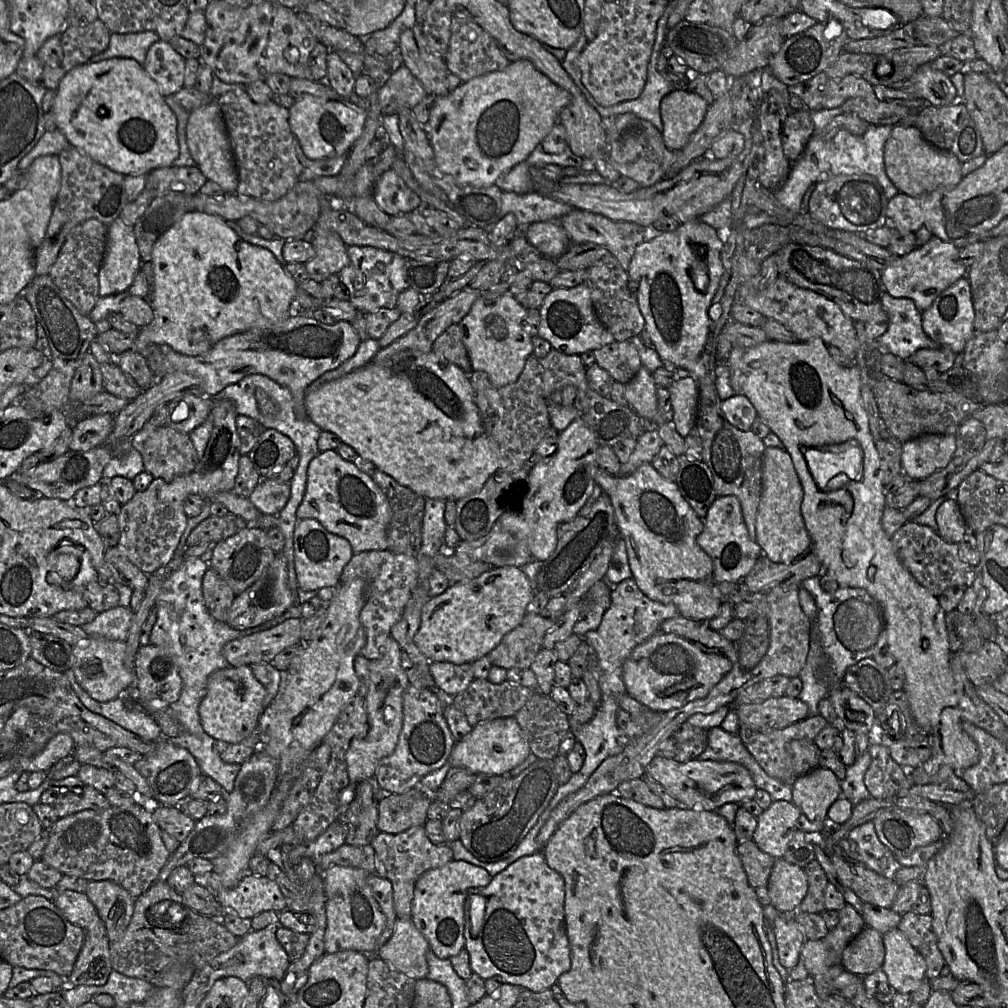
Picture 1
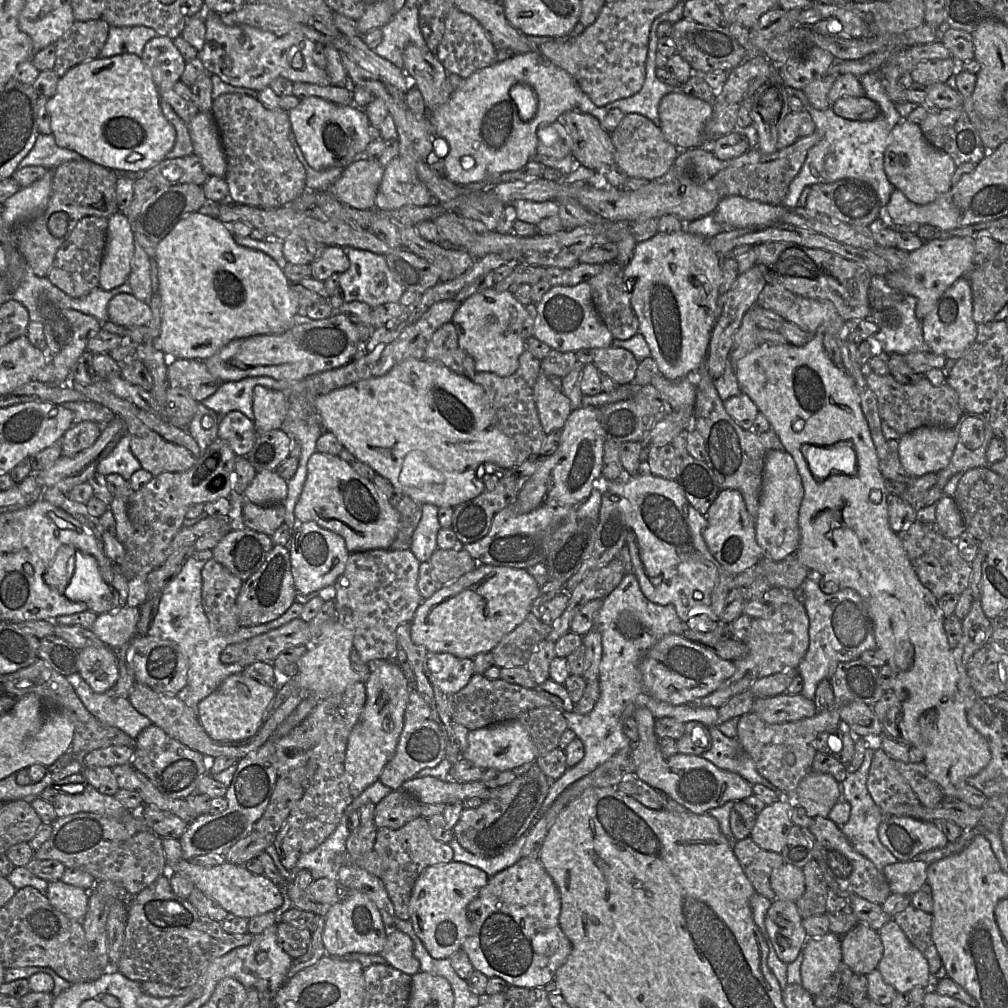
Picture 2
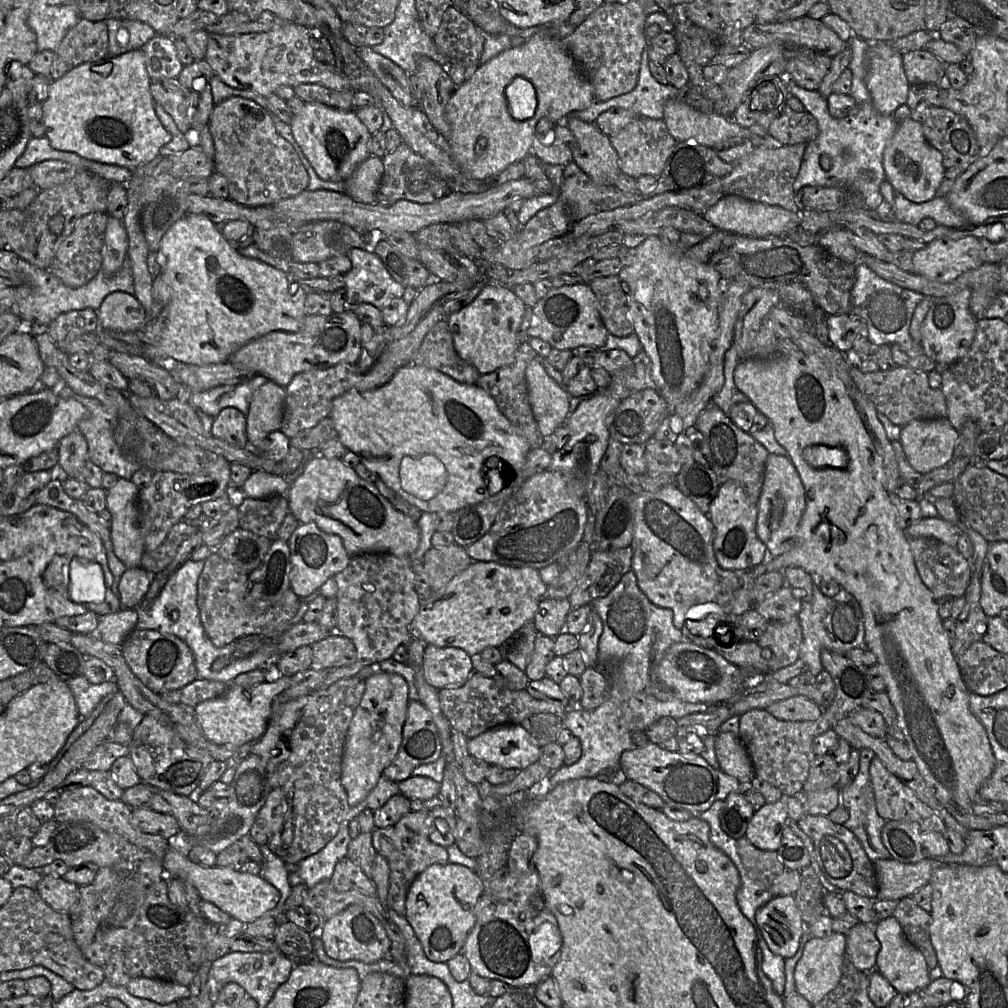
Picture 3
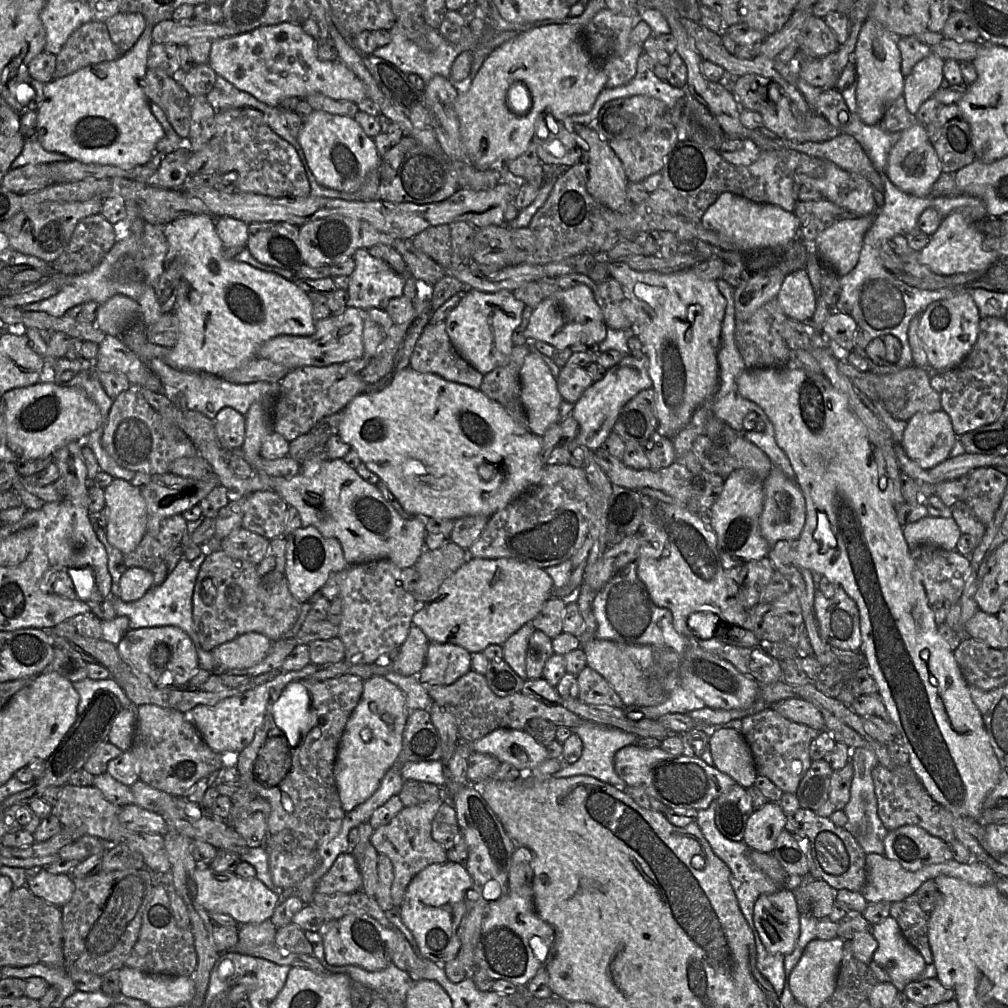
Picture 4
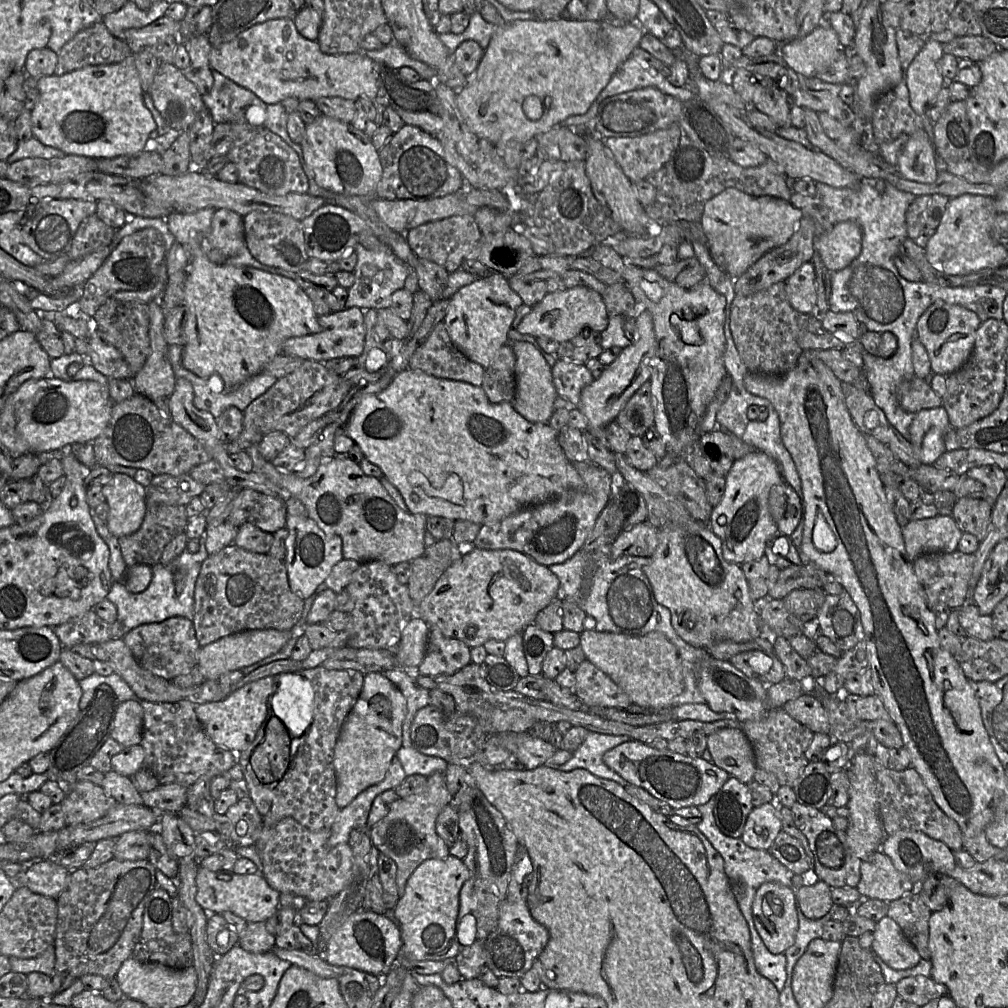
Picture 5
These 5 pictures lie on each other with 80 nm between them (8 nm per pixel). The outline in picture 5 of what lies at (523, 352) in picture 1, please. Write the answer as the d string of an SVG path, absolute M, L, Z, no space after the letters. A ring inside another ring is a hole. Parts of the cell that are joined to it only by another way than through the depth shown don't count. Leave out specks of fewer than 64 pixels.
M490 271L453 294L444 322L455 346L468 359L486 369L498 350L509 343L508 332L521 305L523 300L511 289L508 278L502 273Z

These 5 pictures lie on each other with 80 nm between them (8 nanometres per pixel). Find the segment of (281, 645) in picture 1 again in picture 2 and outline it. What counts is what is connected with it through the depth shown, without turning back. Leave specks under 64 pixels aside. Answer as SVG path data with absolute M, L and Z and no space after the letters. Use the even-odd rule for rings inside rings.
M295 618L279 628L228 645L221 653L220 661L223 664L238 663L243 666L255 662L273 662L290 647L310 645L311 639L309 623Z

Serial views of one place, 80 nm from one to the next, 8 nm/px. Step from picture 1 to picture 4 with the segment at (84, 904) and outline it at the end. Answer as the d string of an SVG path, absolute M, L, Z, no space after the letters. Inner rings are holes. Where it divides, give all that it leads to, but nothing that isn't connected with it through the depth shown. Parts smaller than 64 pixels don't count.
M40 868L26 886L33 894L58 907L68 903L74 893L75 884L70 874L53 874Z

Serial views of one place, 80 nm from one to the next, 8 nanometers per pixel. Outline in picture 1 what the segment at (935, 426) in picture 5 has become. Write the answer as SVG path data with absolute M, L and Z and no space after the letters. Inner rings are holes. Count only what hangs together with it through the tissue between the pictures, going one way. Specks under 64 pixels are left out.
M926 434L901 444L902 472L910 480L924 480L942 470L956 450L955 435Z

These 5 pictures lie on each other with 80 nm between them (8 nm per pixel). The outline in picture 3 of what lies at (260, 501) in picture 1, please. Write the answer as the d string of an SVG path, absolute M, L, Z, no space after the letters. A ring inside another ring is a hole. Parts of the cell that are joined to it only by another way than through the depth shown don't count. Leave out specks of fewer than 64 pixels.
M253 471L238 494L239 496L262 499L272 495L286 495L288 489L289 481L286 477L264 471Z

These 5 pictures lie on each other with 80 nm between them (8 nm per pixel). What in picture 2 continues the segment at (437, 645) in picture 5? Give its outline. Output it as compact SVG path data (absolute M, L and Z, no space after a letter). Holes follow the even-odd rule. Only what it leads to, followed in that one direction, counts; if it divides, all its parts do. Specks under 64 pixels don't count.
M428 652L426 659L434 683L445 695L463 689L474 675L472 658L458 658L450 653Z

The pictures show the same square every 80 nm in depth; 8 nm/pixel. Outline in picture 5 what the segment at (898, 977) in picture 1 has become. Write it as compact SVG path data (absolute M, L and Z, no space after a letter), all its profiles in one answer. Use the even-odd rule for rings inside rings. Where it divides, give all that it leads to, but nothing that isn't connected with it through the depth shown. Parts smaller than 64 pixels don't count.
M888 916L881 918L872 934L872 952L892 969L909 969L922 959L892 918Z

